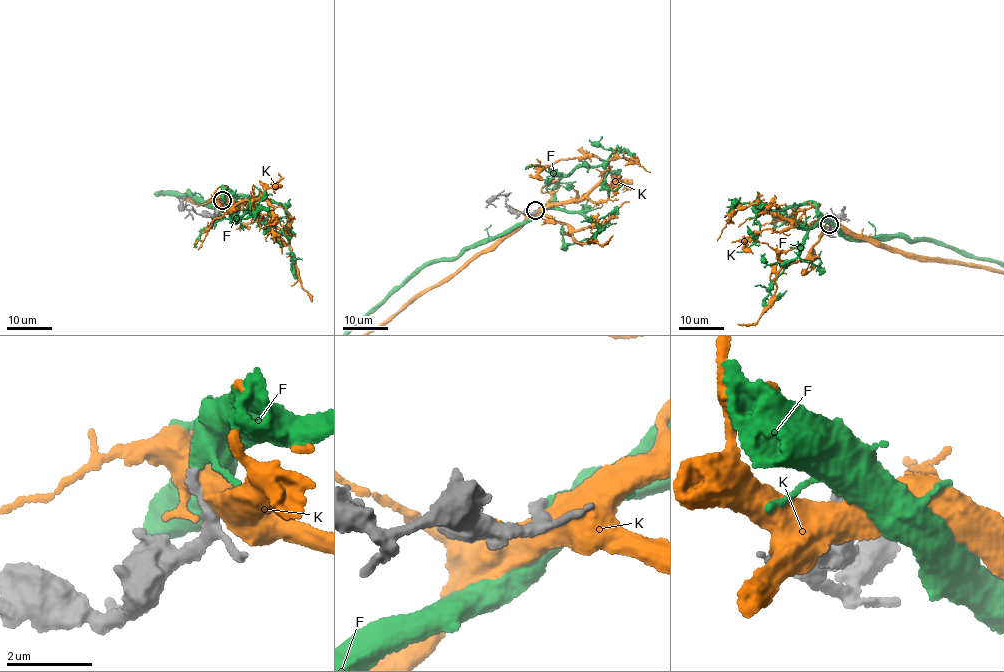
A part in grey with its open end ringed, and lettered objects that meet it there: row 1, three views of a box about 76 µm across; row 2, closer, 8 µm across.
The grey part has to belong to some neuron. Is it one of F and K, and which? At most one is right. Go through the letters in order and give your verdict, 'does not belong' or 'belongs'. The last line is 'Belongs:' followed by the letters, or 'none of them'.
F: belongs
K: does not belong
Belongs: F

